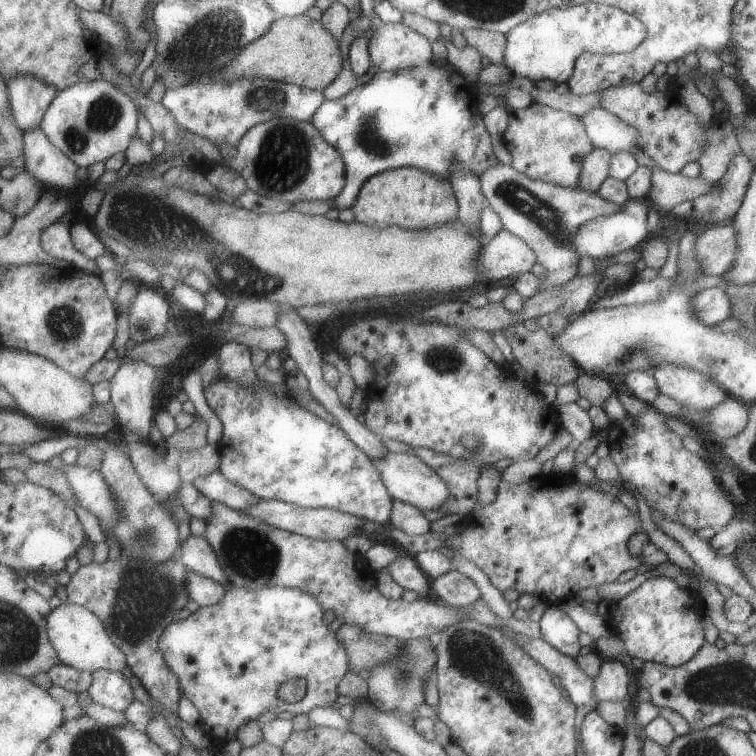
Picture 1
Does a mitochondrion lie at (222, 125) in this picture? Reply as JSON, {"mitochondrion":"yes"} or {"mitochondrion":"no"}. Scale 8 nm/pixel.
{"mitochondrion":"no"}

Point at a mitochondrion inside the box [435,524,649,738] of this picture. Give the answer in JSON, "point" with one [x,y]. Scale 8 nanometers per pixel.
{"point":[475,655]}

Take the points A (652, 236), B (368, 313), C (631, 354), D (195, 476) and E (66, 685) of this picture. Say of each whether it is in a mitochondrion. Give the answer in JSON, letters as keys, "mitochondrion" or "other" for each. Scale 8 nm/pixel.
{"A":"other","B":"other","C":"mitochondrion","D":"other","E":"other"}

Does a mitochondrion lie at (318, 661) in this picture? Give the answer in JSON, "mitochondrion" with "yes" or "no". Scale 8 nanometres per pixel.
{"mitochondrion":"no"}

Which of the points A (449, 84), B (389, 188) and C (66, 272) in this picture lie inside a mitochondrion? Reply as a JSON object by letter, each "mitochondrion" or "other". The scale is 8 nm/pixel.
{"A":"other","B":"other","C":"other"}

